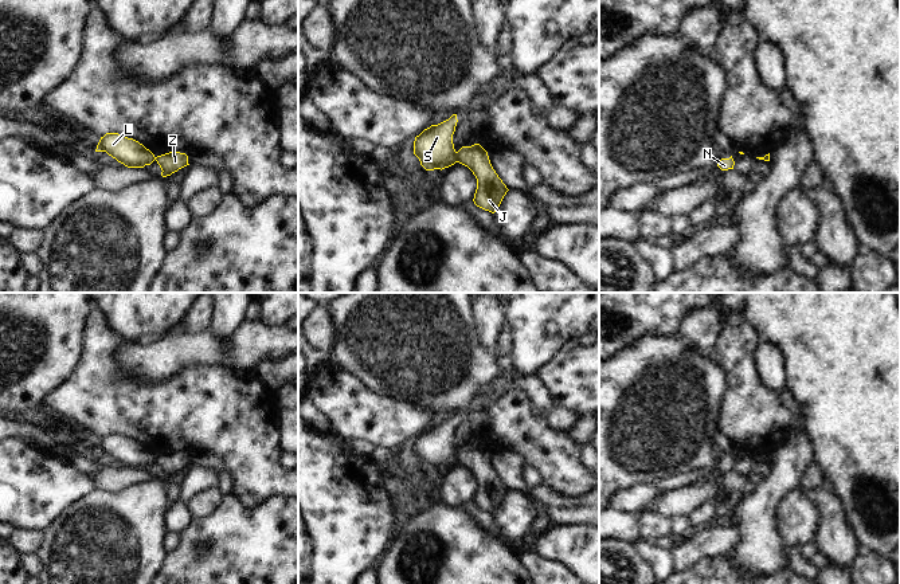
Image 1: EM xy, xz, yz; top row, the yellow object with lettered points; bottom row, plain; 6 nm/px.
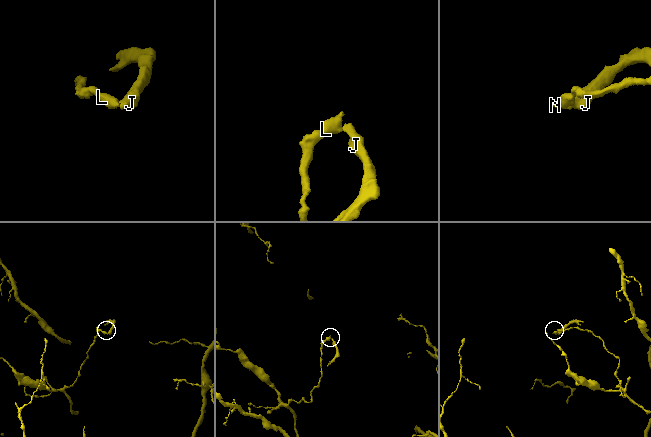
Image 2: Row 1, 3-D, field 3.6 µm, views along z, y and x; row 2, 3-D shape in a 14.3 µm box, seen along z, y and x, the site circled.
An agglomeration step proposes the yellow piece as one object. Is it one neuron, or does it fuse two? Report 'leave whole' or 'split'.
split

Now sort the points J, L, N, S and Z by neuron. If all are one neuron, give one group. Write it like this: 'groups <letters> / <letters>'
groups J Z / L N S

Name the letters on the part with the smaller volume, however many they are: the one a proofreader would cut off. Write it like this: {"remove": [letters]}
{"remove": ["J", "Z"]}

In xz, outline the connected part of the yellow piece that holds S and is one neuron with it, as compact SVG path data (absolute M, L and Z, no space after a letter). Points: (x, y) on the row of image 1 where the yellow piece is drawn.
M453 114L449 119L431 125L415 137L414 154L426 171L442 171L457 162L453 144L457 122L457 114Z

